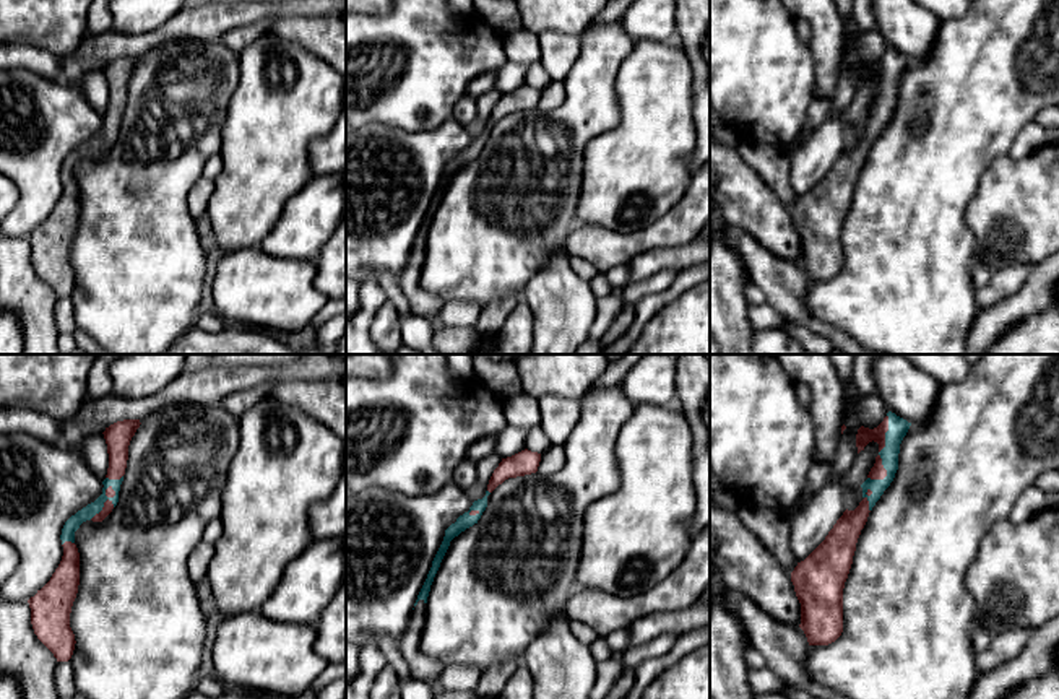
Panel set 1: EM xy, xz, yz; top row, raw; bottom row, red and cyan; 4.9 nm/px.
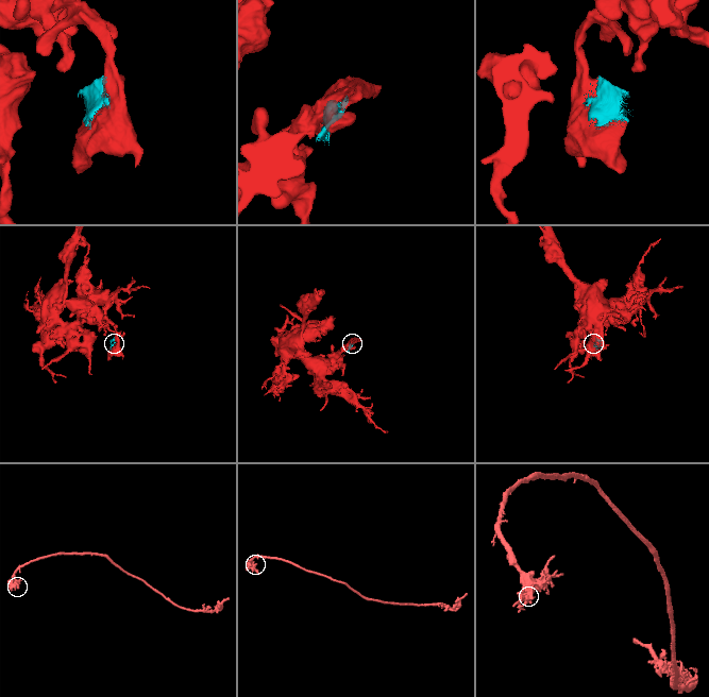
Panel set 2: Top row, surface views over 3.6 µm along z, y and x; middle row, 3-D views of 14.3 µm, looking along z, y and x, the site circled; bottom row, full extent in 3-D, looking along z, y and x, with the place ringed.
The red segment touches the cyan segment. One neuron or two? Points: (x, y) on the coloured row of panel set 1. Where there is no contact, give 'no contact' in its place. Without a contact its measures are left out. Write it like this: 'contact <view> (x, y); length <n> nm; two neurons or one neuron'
contact yz (879, 451); length 340 nm; one neuron

